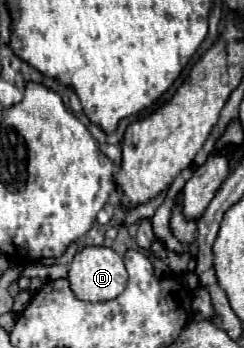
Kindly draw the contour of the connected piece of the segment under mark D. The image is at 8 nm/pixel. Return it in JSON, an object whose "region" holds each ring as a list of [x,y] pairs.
{"region":[[[85,246],[81,252],[75,254],[69,266],[69,282],[79,300],[85,302],[105,302],[117,298],[127,286],[127,270],[123,264],[121,254],[107,246]]]}

